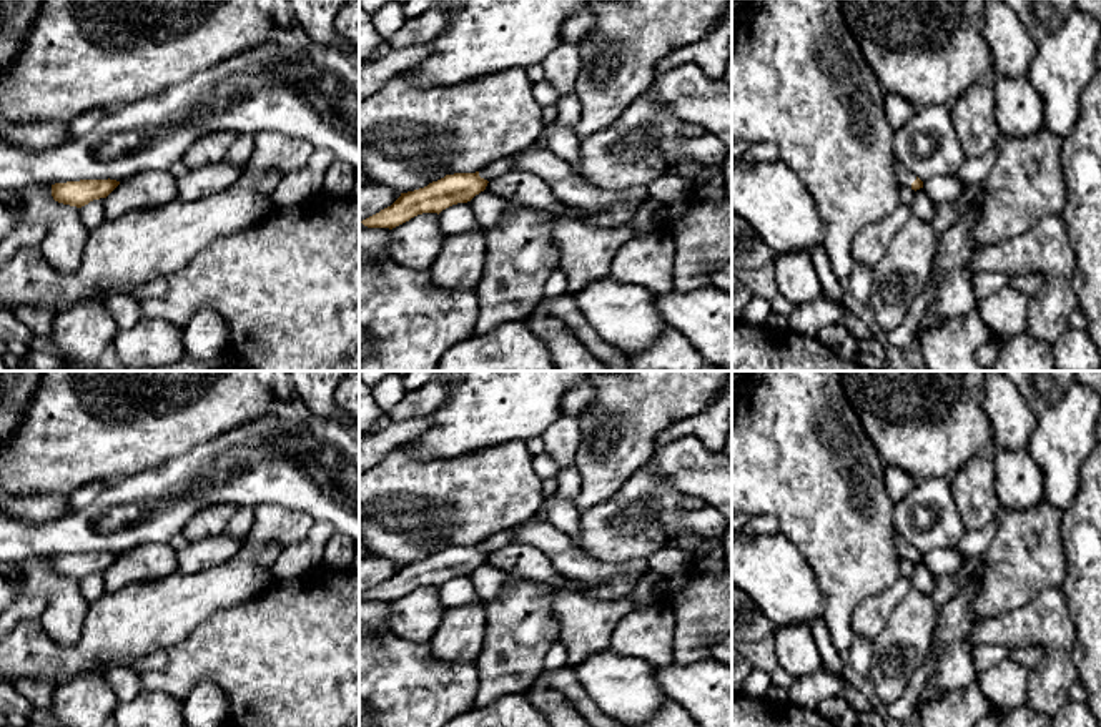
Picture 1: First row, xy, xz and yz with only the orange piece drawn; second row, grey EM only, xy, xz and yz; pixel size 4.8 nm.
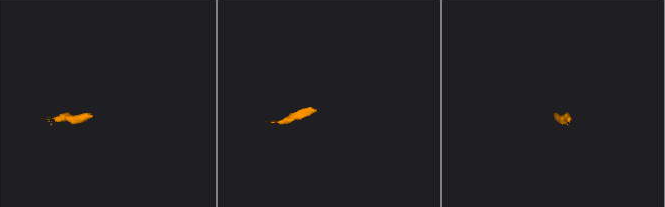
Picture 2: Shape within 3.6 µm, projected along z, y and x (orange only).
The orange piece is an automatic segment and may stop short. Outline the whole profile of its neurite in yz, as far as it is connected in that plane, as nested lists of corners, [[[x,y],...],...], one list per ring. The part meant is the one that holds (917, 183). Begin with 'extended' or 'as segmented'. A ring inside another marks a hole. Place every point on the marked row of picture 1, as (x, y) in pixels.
extended; [[[898,160],[895,161],[895,170],[896,170],[896,176],[900,185],[903,186],[910,186],[911,190],[920,190],[923,188],[923,181],[915,176],[905,165],[901,165]]]

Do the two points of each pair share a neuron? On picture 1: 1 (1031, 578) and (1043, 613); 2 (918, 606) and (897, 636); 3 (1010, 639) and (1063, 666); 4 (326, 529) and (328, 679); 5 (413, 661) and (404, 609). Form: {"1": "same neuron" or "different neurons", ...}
{"1": "different neurons", "2": "same neuron", "3": "same neuron", "4": "different neurons", "5": "different neurons"}

